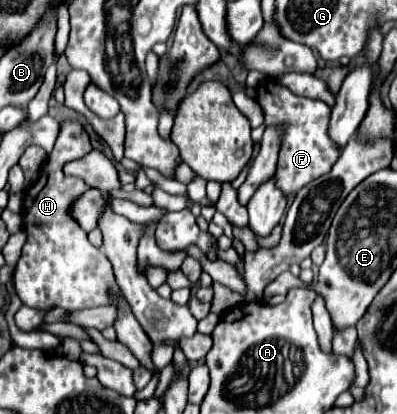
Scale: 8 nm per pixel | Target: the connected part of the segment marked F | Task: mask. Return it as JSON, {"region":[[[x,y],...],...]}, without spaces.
{"region":[[[271,77],[259,85],[257,95],[259,105],[265,113],[265,125],[285,125],[285,137],[279,151],[279,165],[277,165],[277,187],[285,193],[297,193],[309,181],[327,173],[339,157],[339,149],[327,135],[329,125],[329,111],[331,107],[323,101],[297,97],[289,89],[277,85]]]}

